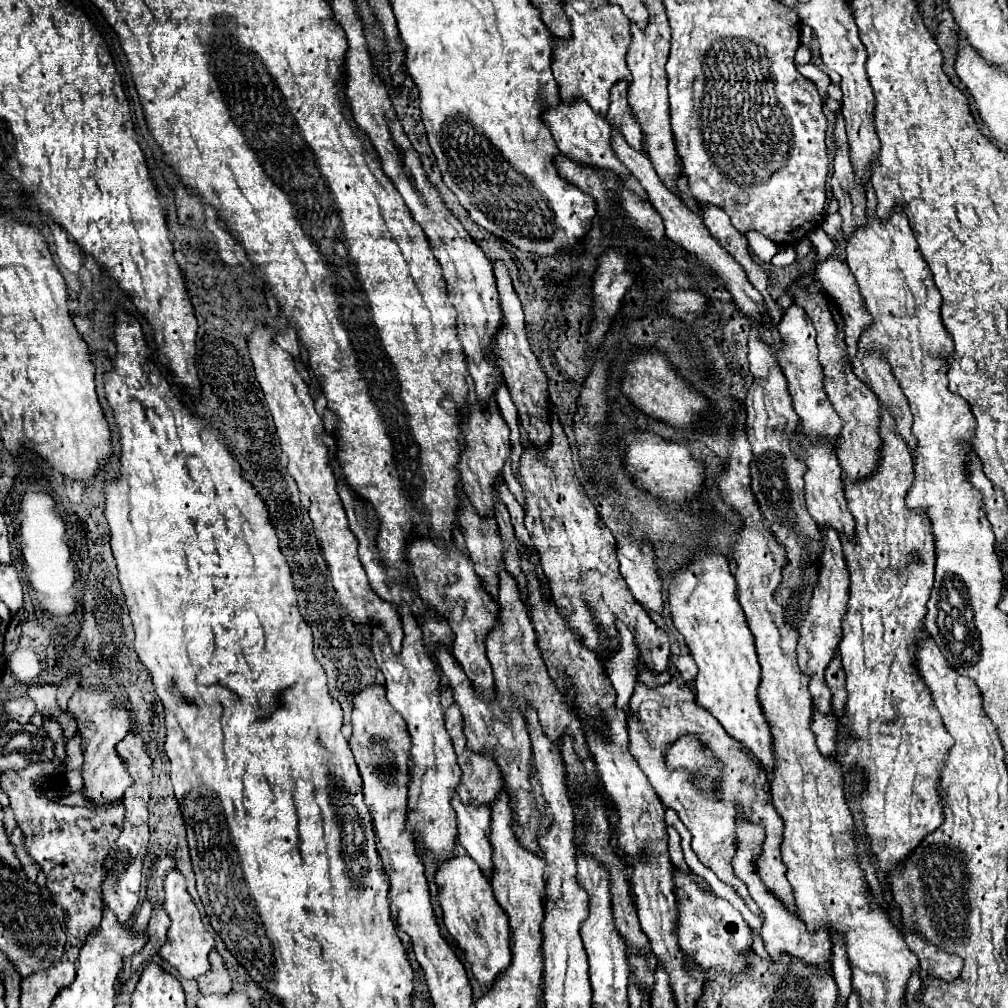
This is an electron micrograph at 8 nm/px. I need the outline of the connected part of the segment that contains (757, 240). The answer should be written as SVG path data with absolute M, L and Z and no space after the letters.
M748 232L746 238L750 242L750 250L760 262L770 262L772 256L778 252L778 246L772 244L766 236L760 236L760 232Z

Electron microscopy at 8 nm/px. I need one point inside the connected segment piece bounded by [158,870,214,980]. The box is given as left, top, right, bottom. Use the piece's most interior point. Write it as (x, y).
(186, 948)

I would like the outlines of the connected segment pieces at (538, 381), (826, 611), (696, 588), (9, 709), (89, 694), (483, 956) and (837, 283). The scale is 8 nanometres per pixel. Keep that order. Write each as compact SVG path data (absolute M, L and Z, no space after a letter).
M494 262L494 272L496 272L500 300L504 304L504 332L500 332L500 368L504 372L512 402L518 408L520 422L522 422L524 430L528 432L530 444L532 446L536 444L536 448L544 448L550 442L550 434L552 434L550 408L548 408L548 404L552 404L552 402L550 402L550 392L548 392L548 378L546 378L542 366L538 364L534 352L530 350L522 306L512 288L512 280L510 280L506 268L500 262Z
M824 532L826 548L822 556L822 566L820 566L820 584L816 586L816 592L812 596L812 610L804 618L800 626L800 638L798 638L798 664L802 672L810 678L810 692L814 698L814 706L822 714L832 714L832 692L826 684L824 670L828 668L830 660L834 658L838 644L842 642L842 620L846 616L846 604L848 604L848 588L850 588L850 576L848 576L848 566L844 560L844 548L836 532Z
M700 554L692 566L674 574L668 604L672 622L686 638L686 646L698 664L698 678L694 682L698 706L706 708L734 740L742 742L760 762L768 780L772 780L776 756L772 750L768 720L756 692L760 686L760 664L752 632L748 630L744 612L736 598L736 580L728 562L718 554Z
M12 698L12 700L4 702L4 712L8 714L10 720L16 720L20 724L28 724L30 716L36 714L36 708L26 698Z
M78 688L78 692L68 702L66 712L76 720L78 734L82 738L84 796L92 802L94 810L104 810L116 800L120 800L124 790L132 784L132 778L128 778L128 772L124 772L124 764L120 764L120 756L116 756L116 744L132 728L132 714L120 708L110 692L92 692L92 688Z
M468 854L446 860L436 872L436 882L440 888L440 906L444 910L444 924L450 936L462 948L466 960L470 962L474 978L486 992L492 988L496 976L500 976L510 966L512 960L508 914L496 902L490 880L484 878L482 870Z
M828 258L824 262L818 262L816 278L822 282L826 294L832 296L842 310L846 330L844 364L852 364L858 352L858 340L868 324L872 324L872 318L864 308L864 300L860 300L860 290L856 288L852 272L848 272L848 266L840 258Z

